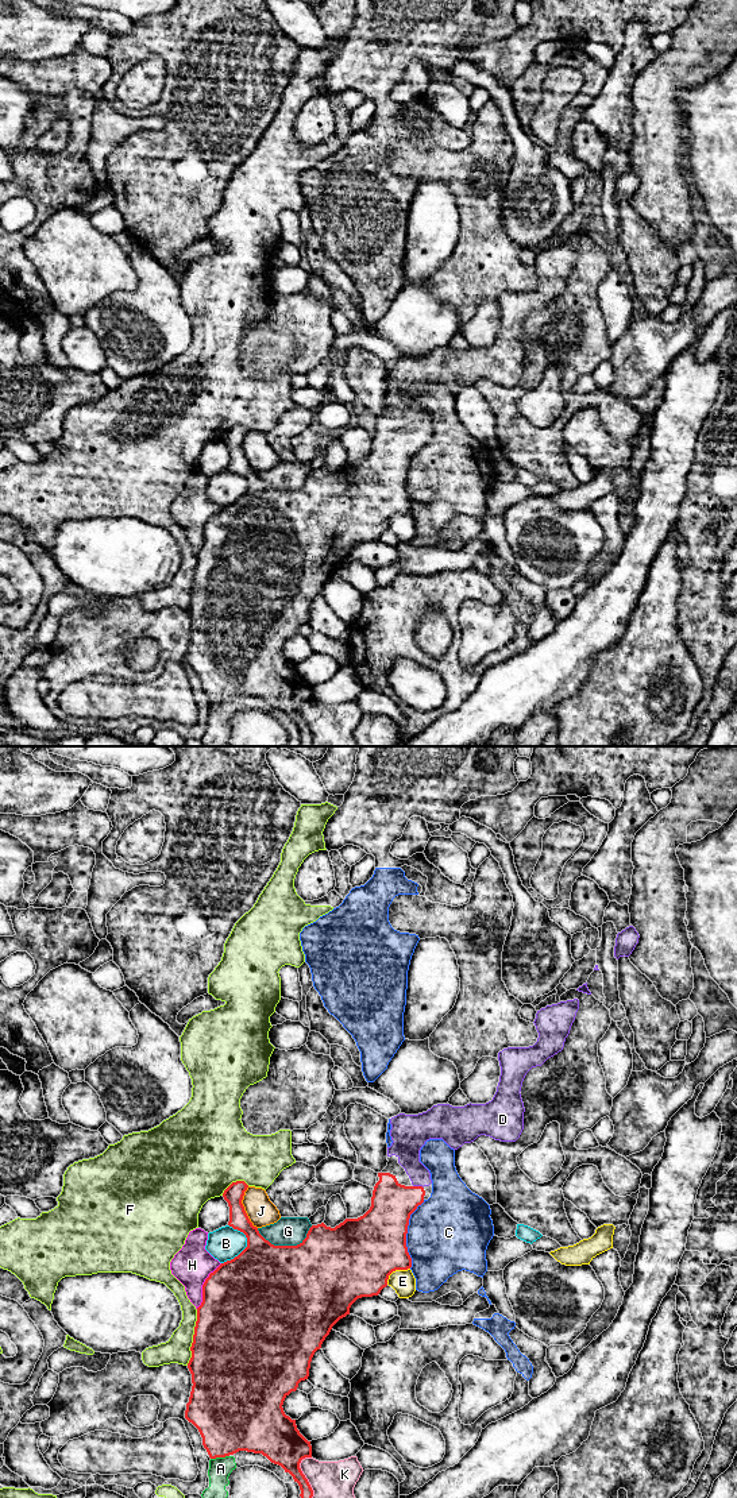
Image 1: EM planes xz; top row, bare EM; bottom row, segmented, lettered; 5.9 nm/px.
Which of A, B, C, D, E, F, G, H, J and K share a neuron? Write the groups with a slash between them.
A K / B / C / D / E / F / G / H / J

